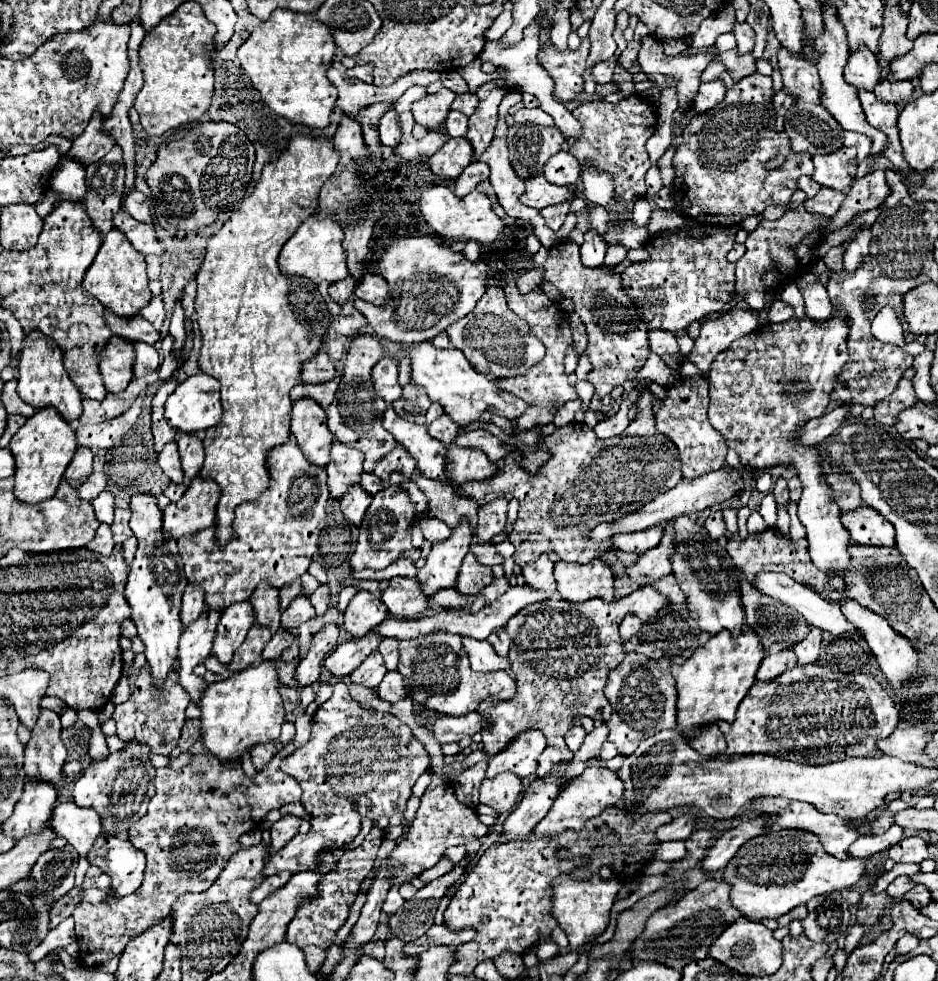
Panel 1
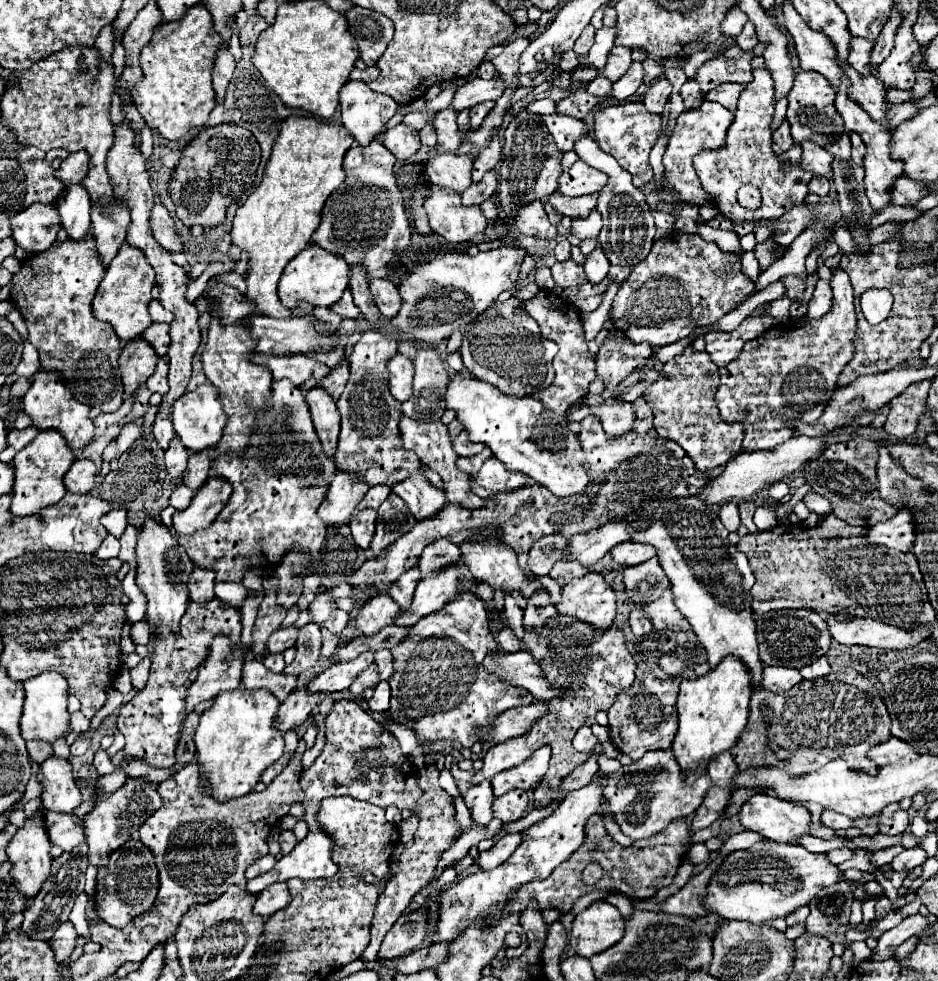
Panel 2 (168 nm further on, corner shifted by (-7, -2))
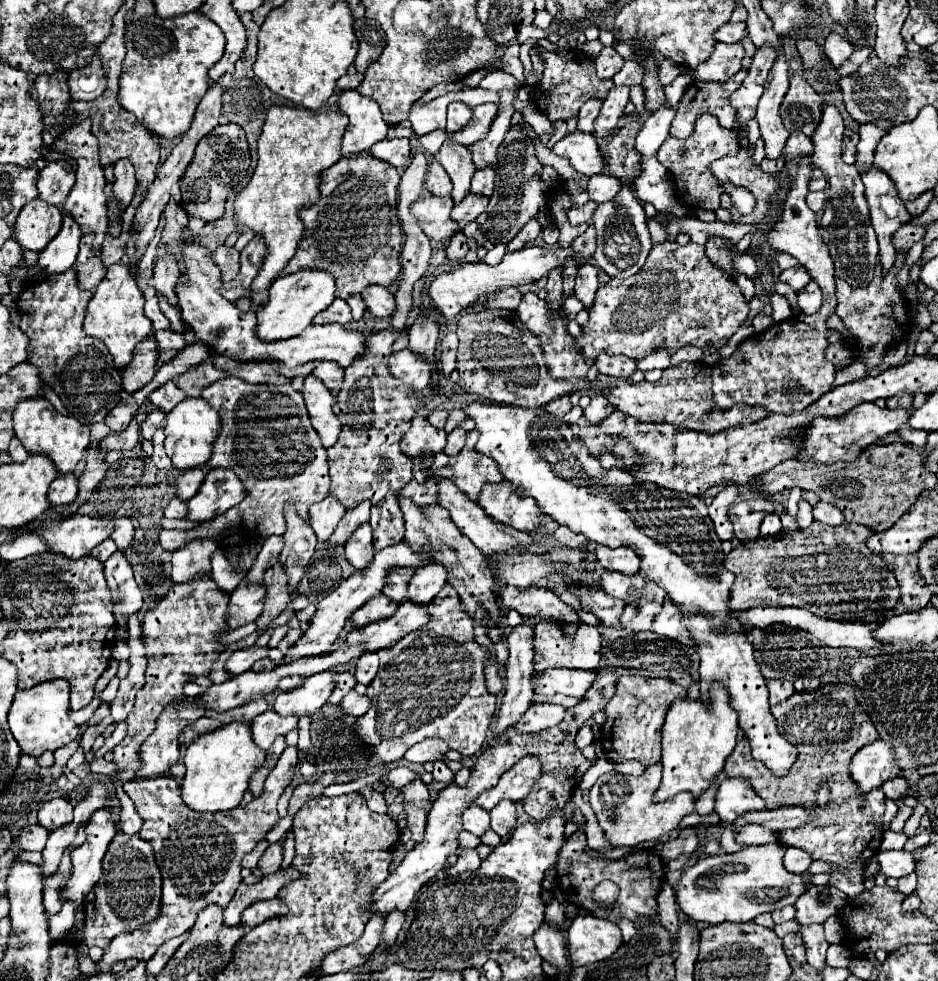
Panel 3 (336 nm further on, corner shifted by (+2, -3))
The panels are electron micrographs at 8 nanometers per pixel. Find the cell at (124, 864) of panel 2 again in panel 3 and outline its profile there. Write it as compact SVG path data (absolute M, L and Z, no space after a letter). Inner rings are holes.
M117 834L115 842L111 842L107 850L107 858L103 858L103 878L91 888L91 892L85 896L83 908L85 908L85 934L83 942L87 946L99 946L105 948L111 938L115 938L121 932L131 932L141 924L151 922L159 914L159 890L161 890L161 874L153 858L151 844L145 842L139 836L125 836Z

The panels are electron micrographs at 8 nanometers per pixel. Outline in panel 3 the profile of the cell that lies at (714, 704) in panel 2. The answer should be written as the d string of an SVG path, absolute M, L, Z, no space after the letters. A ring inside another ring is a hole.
M715 682L709 688L709 702L679 698L669 706L667 720L663 724L663 782L655 792L655 800L663 802L681 790L689 790L695 798L707 790L711 778L715 778L733 752L739 736L739 718L729 706L729 692Z

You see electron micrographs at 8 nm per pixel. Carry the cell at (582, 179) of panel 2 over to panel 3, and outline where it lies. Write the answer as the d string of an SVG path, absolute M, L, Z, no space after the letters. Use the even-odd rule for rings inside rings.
M595 174L587 180L587 192L589 198L595 202L607 202L619 192L619 178L609 176L609 174Z

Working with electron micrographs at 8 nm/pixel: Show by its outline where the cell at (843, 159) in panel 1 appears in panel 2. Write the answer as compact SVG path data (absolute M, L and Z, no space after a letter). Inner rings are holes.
M804 141L804 145L800 145L800 147L802 147L800 167L812 171L814 175L828 177L832 171L832 155L824 147L820 147L812 141Z

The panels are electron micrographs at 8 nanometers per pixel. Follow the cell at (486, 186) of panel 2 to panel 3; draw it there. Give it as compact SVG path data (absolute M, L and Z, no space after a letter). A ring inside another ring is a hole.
M469 192L469 194L463 198L463 202L459 202L459 204L453 208L451 218L455 218L455 222L459 222L459 226L465 228L465 224L469 224L469 222L475 220L481 212L487 210L487 202L489 202L487 196Z

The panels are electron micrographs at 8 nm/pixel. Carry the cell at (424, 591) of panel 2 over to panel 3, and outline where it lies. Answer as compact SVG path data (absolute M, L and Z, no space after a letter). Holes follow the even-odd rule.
M411 600L397 606L397 612L389 618L381 618L369 626L355 628L347 636L347 644L363 644L367 652L375 652L387 646L393 646L397 640L407 636L413 630L423 628L429 622L429 606L415 604Z

